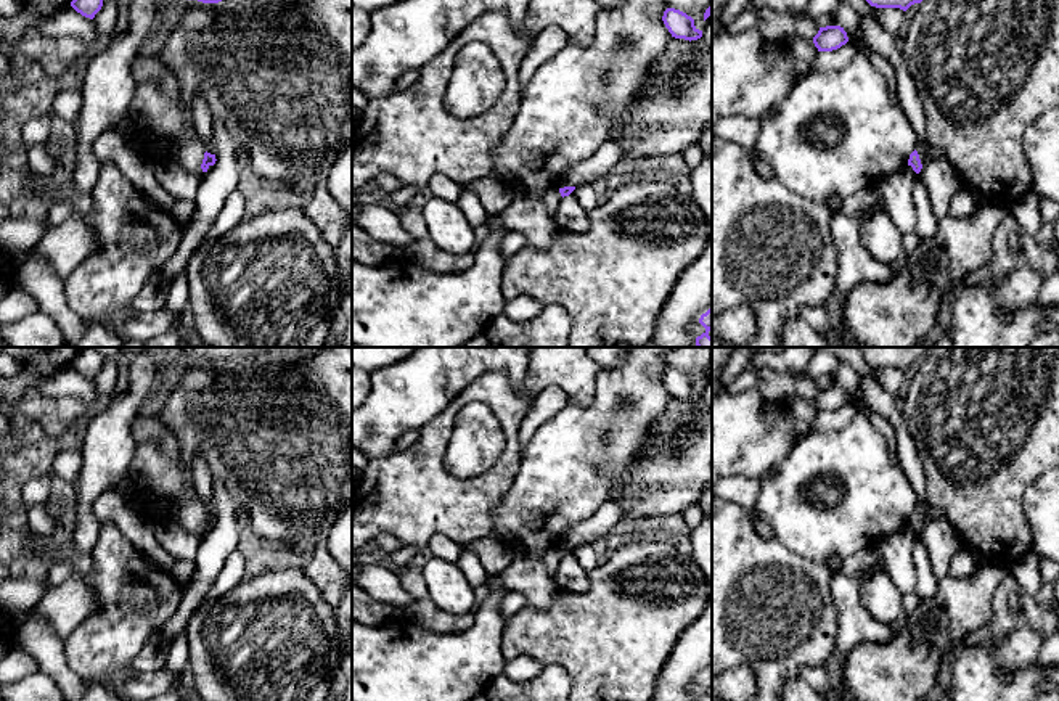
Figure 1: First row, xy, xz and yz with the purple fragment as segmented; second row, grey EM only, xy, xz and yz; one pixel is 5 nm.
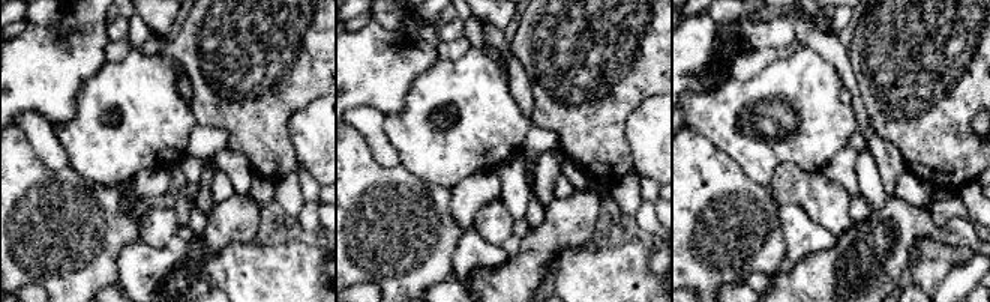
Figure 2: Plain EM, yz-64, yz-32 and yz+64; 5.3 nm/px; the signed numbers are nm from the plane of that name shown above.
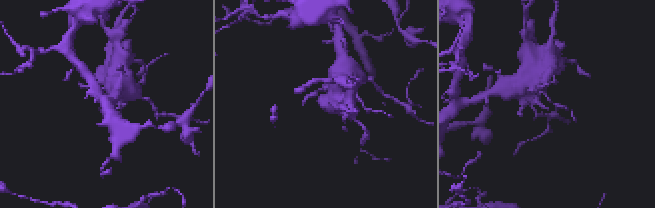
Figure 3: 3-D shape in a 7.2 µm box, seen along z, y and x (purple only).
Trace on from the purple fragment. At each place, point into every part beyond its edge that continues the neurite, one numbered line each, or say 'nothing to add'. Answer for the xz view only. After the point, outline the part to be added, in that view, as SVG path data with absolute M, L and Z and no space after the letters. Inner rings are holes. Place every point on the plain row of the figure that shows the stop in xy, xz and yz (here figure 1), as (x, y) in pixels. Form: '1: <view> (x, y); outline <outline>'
1: xz (551, 558); outline M551 548L543 553L543 566L551 574L551 579L554 579L554 572L558 571L561 561L562 556L559 553L559 548Z

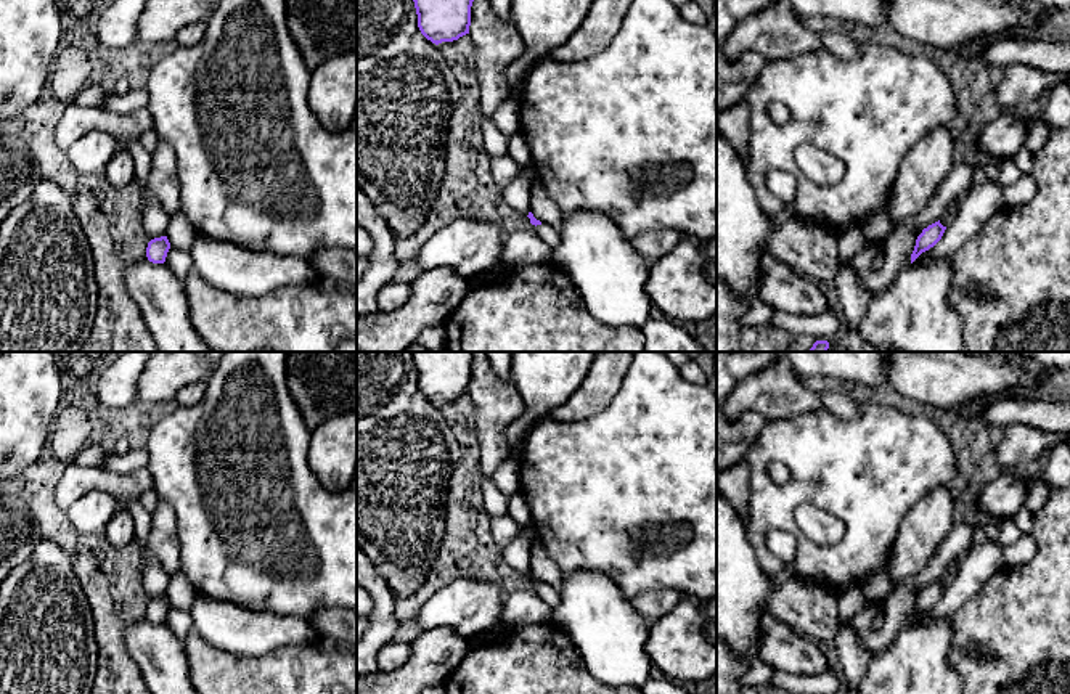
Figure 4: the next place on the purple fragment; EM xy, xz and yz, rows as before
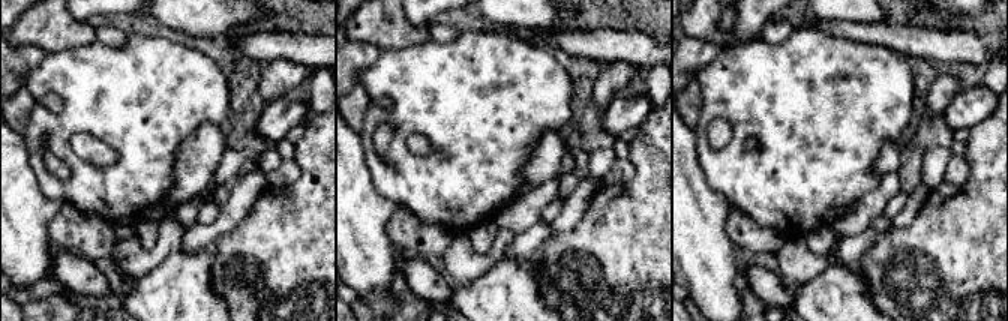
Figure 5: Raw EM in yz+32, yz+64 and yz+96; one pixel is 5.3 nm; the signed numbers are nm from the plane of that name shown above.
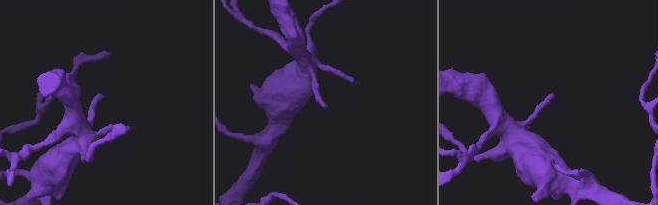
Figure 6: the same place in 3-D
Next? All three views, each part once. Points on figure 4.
nothing to add

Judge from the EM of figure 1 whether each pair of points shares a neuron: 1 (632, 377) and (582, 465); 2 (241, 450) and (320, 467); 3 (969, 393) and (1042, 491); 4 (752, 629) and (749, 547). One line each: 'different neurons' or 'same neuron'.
1: same neuron
2: same neuron
3: different neurons
4: same neuron

